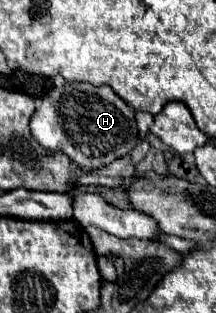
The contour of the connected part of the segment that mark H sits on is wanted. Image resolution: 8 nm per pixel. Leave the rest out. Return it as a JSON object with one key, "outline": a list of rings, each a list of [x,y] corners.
{"outline":[[[69,82],[53,88],[31,118],[35,140],[51,150],[67,154],[83,170],[95,170],[127,156],[139,142],[135,110],[123,102],[109,86],[93,86],[89,82]]]}

